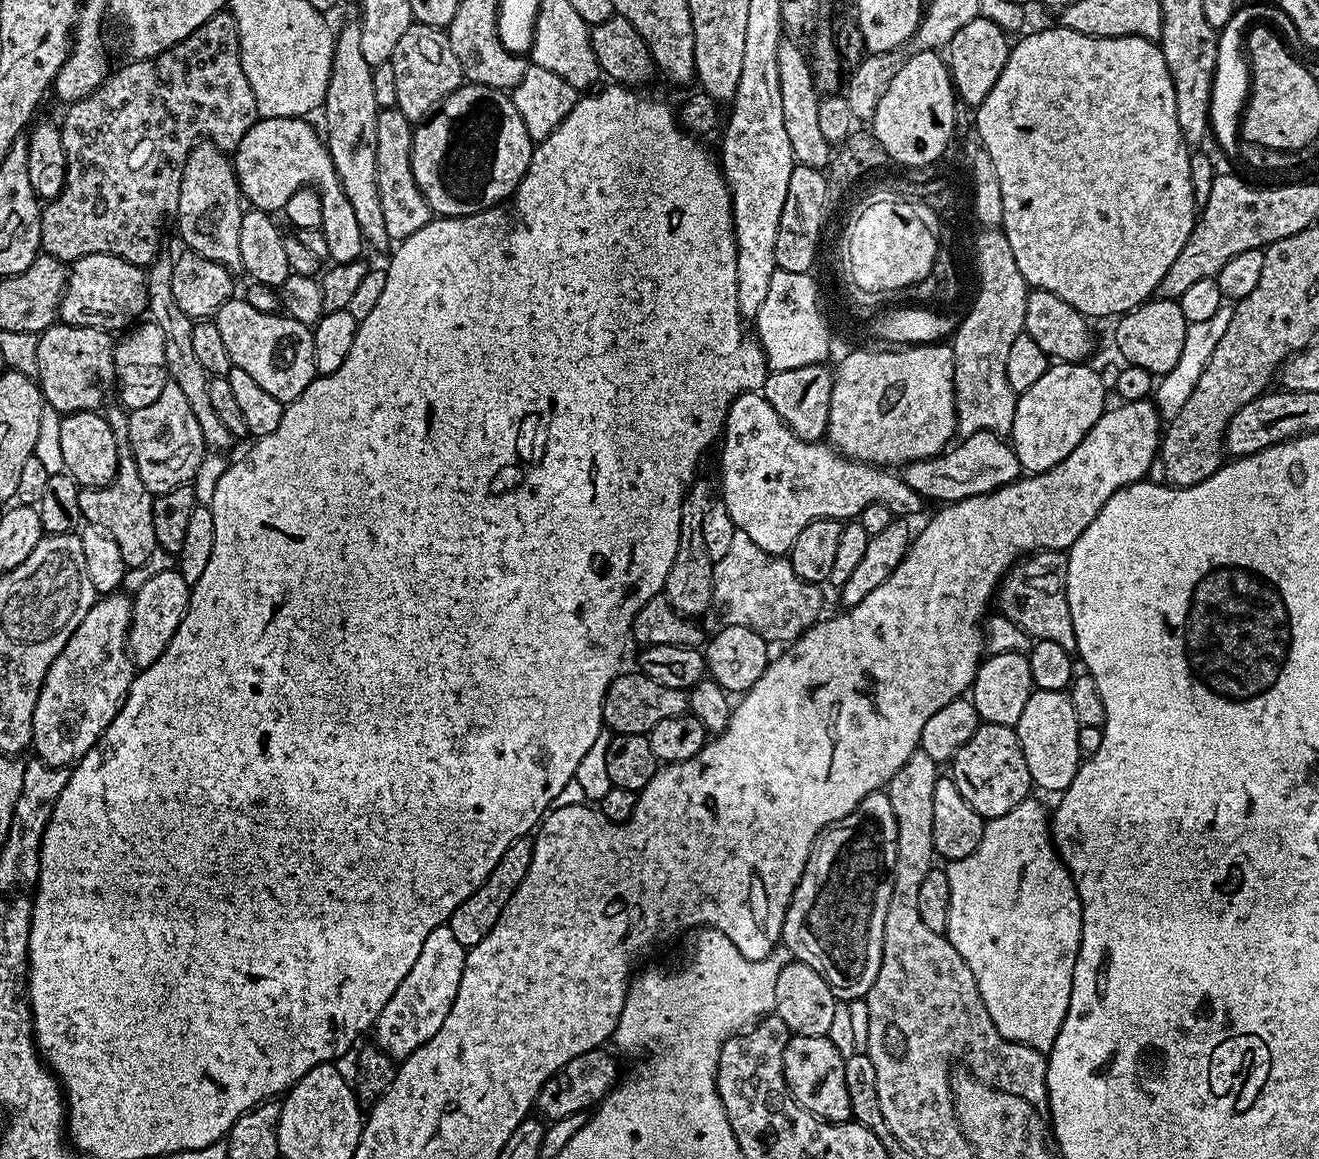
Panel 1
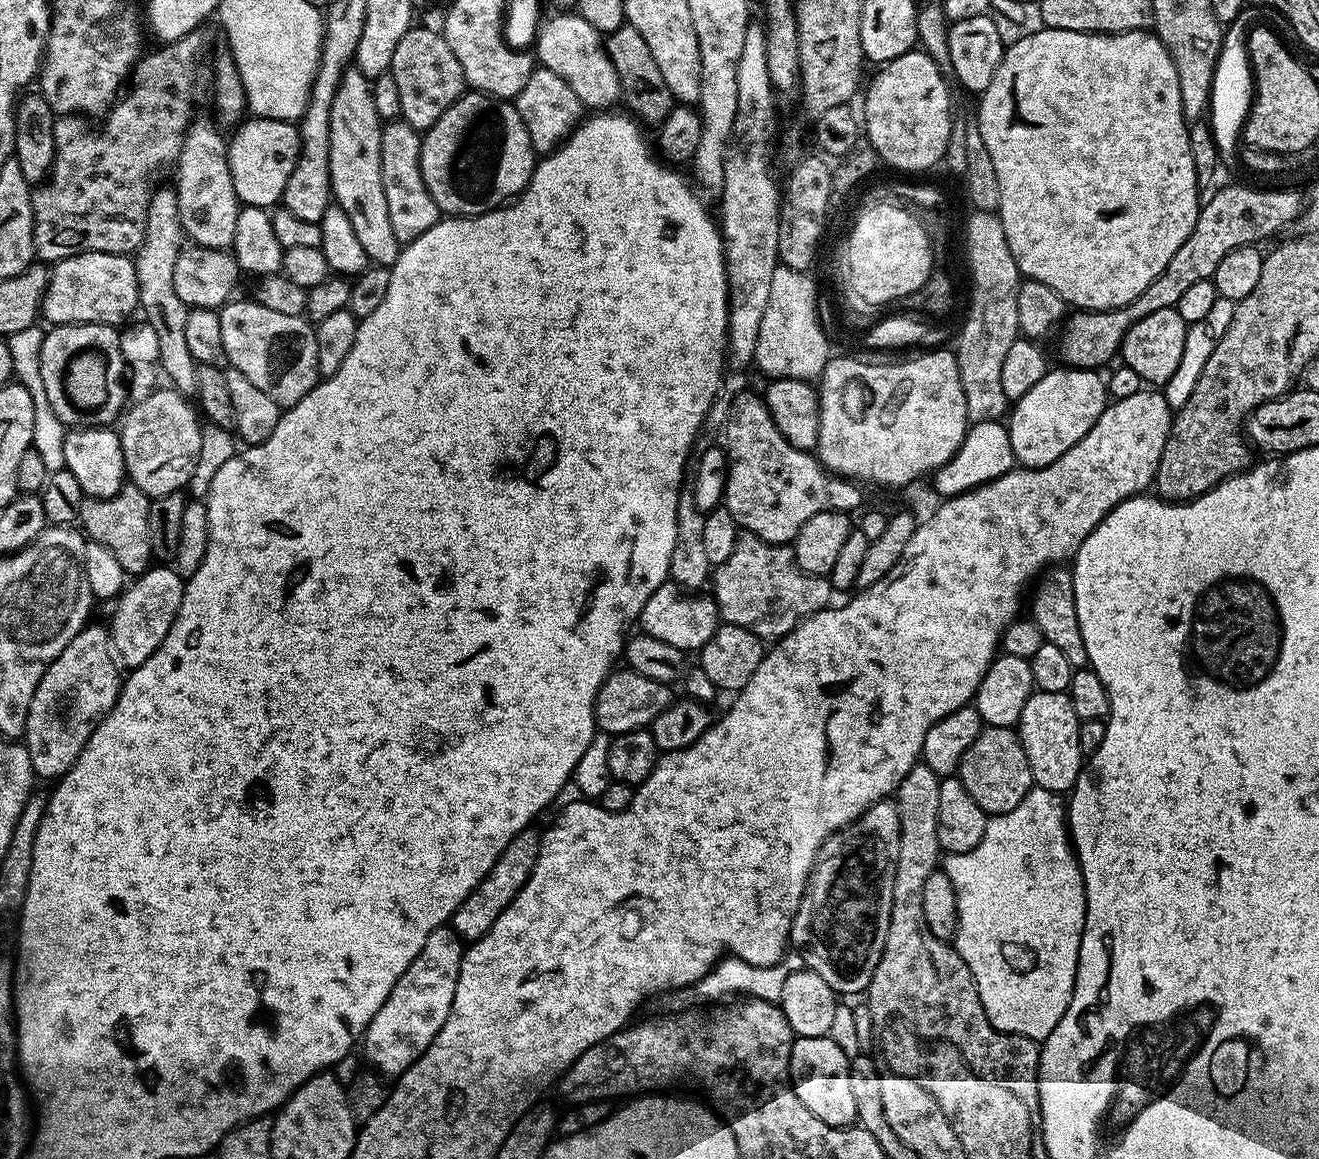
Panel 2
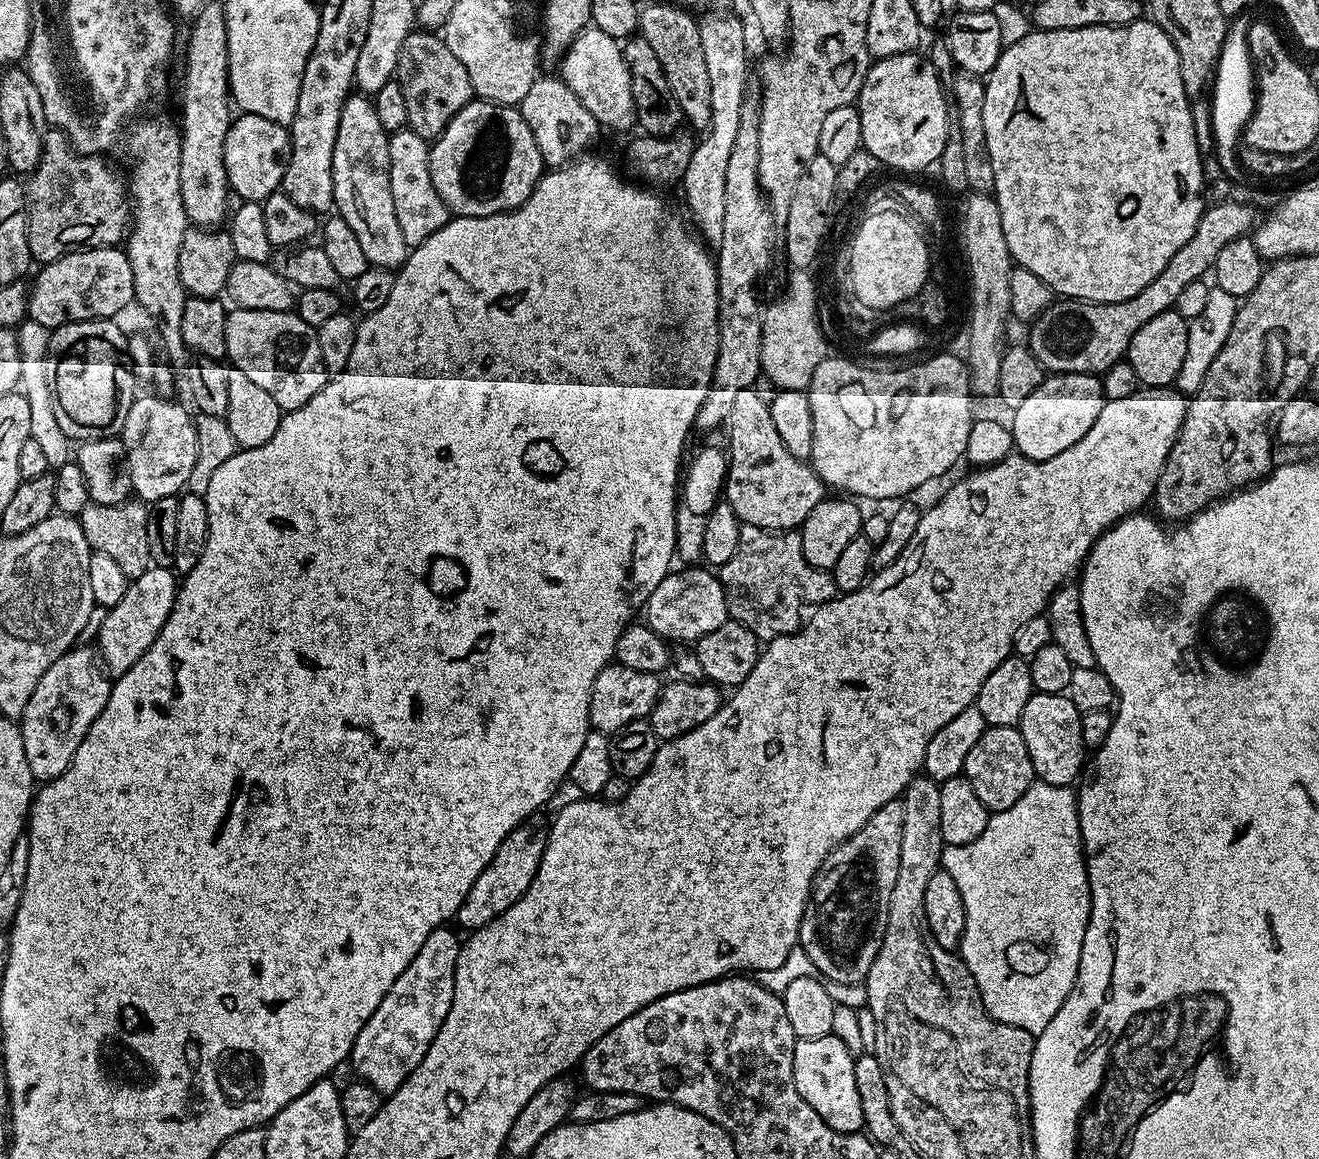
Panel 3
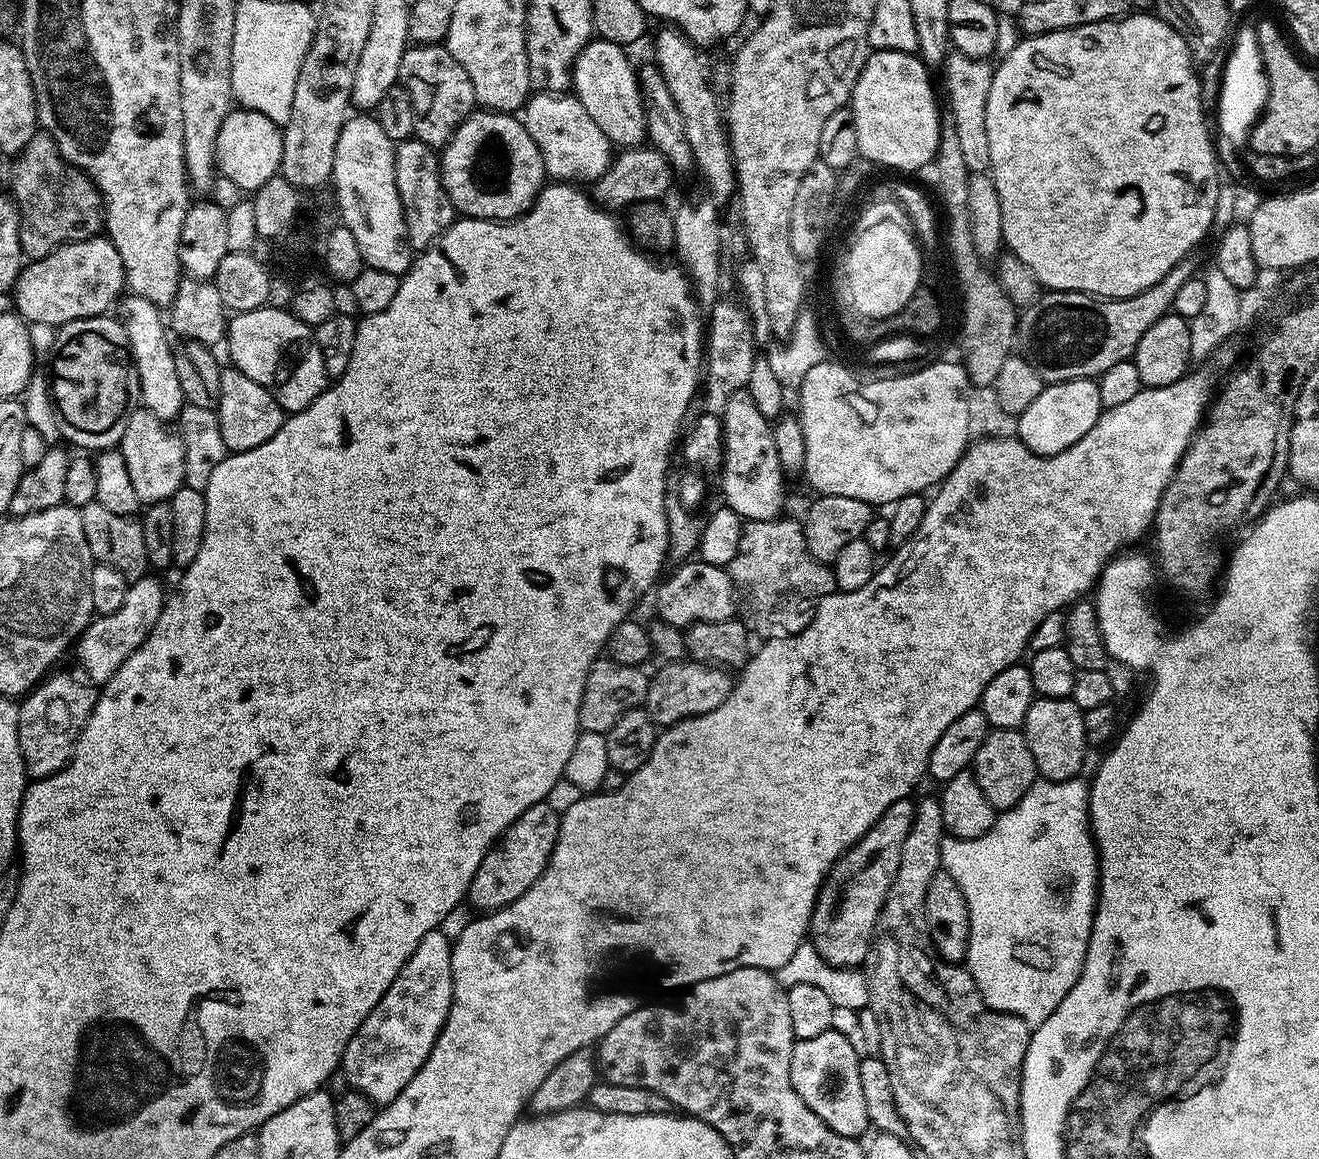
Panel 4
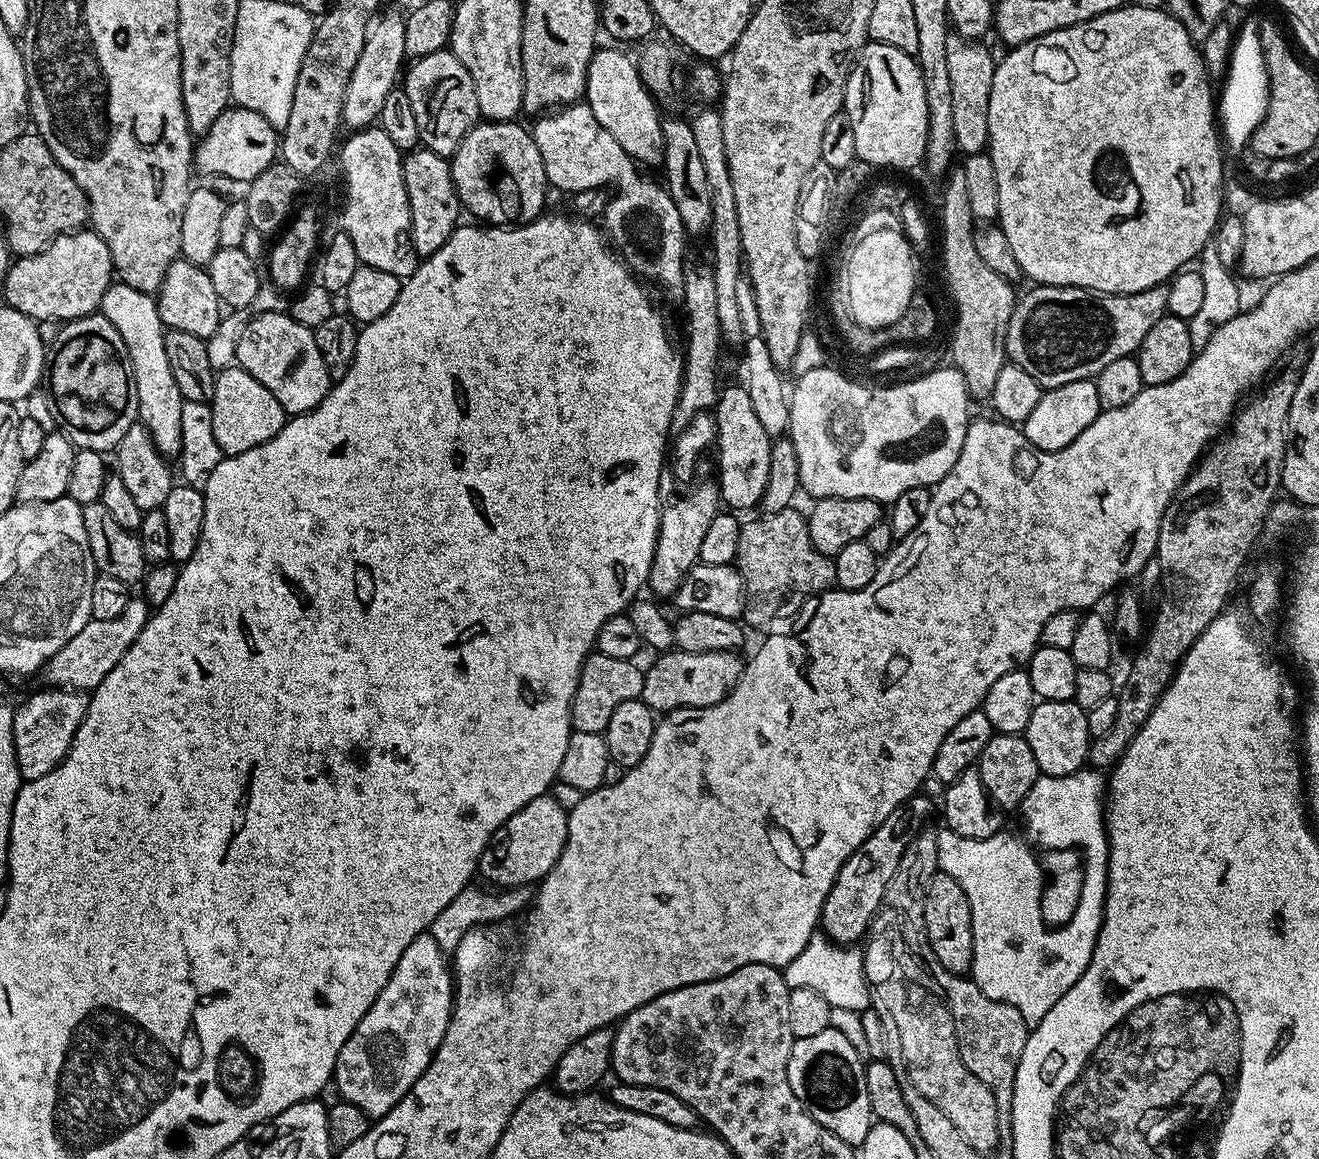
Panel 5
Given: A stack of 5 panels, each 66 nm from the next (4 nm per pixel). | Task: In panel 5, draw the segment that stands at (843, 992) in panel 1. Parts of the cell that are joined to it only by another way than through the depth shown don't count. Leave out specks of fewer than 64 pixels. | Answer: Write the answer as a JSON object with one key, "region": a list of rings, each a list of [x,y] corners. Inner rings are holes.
{"region":[[[917,794],[902,802],[902,806],[892,811],[890,818],[878,825],[874,834],[870,834],[870,838],[866,838],[866,842],[862,842],[854,854],[850,854],[842,870],[838,870],[838,878],[834,886],[830,886],[830,894],[822,906],[819,922],[819,927],[829,940],[839,945],[852,946],[856,944],[855,940],[863,941],[864,931],[873,927],[886,894],[886,886],[890,878],[894,878],[894,870],[898,870],[898,862],[906,846],[919,832],[925,831],[927,824],[924,823],[932,816],[932,800],[924,795]]]}

